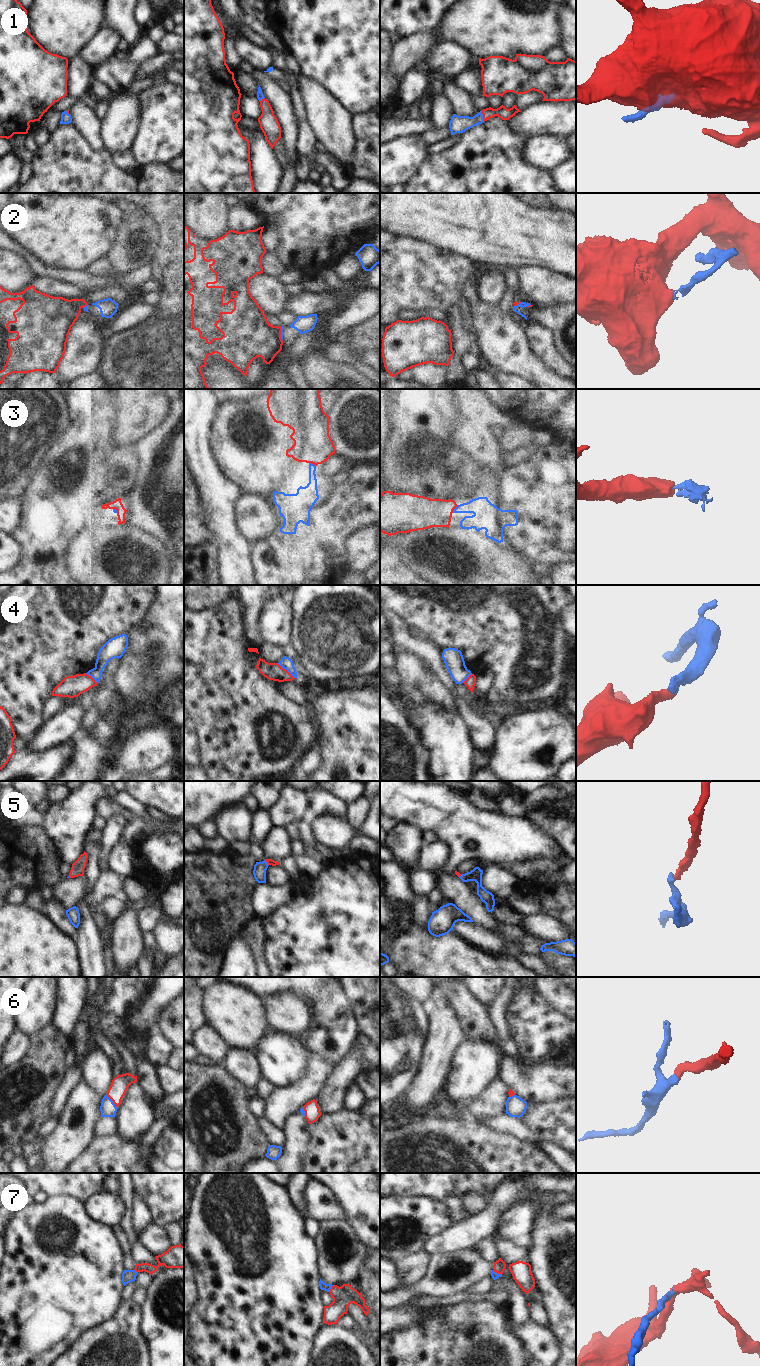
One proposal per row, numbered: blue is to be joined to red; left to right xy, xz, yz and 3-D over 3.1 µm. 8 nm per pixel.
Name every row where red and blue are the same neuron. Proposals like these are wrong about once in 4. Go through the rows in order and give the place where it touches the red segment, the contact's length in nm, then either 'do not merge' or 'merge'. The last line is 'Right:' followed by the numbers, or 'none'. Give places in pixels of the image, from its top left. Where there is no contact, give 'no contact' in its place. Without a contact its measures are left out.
1: meets red in yz at (483, 116); contact 90 nm long; merge
2: meets red in xz at (280, 333); contact 120 nm long; do not merge
3: meets red in yz at (454, 508); contact 80 nm long; merge
4: meets red in xz at (286, 670); contact 190 nm long; do not merge
5: meets red in xz at (267, 863); contact 60 nm long; merge
6: meets red in xy at (112, 1100); contact 130 nm long; merge
7: meets red in yz at (497, 1272); contact 90 nm long; merge
Right: 1, 3, 5, 6, 7

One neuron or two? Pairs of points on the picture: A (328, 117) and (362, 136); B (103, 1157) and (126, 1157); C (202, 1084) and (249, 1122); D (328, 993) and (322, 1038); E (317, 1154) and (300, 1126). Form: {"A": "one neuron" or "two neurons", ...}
{"A": "two neurons", "B": "one neuron", "C": "one neuron", "D": "one neuron", "E": "two neurons"}

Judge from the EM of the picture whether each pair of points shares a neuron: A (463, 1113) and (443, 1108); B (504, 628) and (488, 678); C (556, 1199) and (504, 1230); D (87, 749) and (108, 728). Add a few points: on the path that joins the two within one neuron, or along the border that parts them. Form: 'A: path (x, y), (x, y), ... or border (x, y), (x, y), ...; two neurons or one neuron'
A: path (458, 1113), (448, 1110); one neuron
B: border (488, 667), (493, 672), (493, 685), (487, 693); two neurons
C: border (565, 1193), (554, 1193), (547, 1199), (545, 1204); two neurons
D: path (92, 744), (103, 733); one neuron

